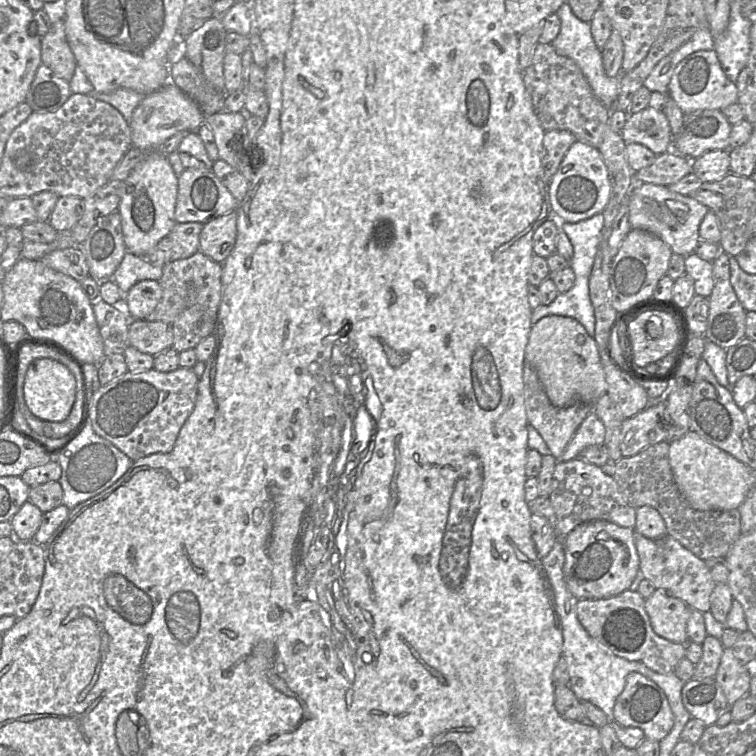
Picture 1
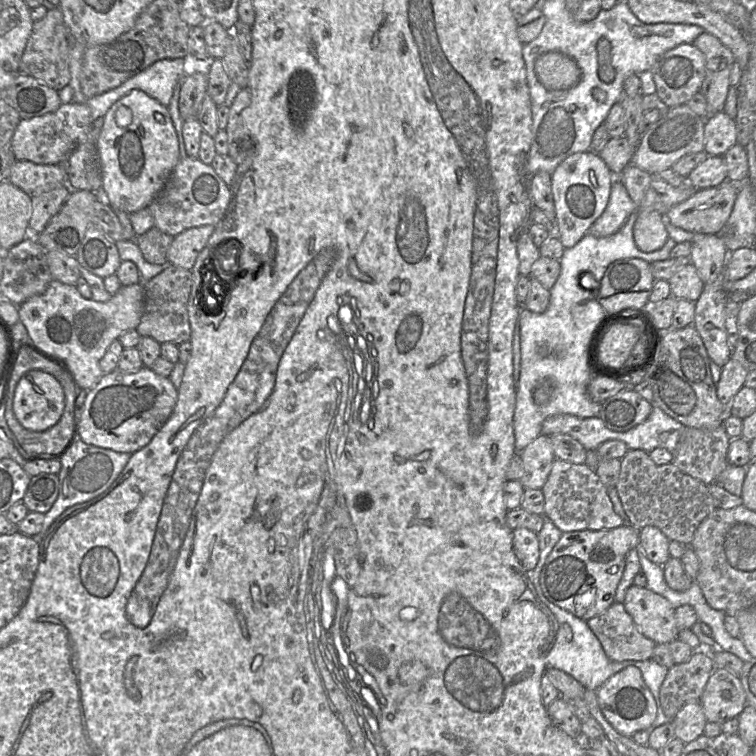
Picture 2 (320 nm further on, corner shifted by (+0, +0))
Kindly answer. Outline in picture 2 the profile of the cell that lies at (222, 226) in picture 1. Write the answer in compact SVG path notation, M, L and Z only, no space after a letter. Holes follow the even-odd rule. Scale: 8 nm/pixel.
M203 225L189 228L175 236L167 251L167 264L191 270L214 230L214 225Z

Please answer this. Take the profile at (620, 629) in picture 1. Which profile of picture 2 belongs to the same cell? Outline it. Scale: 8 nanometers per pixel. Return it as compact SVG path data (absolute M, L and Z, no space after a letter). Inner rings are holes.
M614 602L606 611L586 623L600 641L609 660L651 659L656 643L638 630L623 603Z

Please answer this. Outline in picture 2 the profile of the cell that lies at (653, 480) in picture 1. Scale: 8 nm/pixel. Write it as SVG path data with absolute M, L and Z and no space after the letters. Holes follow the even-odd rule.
M631 449L621 459L621 469L615 485L628 523L641 530L645 526L655 526L670 540L687 545L693 540L700 523L715 509L717 502L708 485L683 473L673 463L657 465L649 453Z

